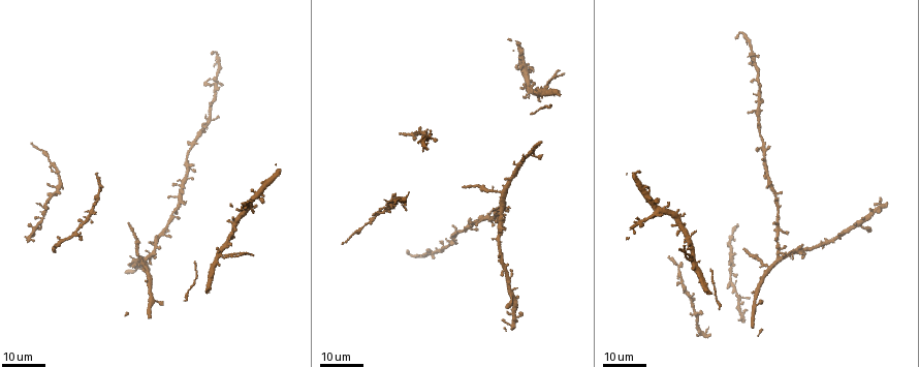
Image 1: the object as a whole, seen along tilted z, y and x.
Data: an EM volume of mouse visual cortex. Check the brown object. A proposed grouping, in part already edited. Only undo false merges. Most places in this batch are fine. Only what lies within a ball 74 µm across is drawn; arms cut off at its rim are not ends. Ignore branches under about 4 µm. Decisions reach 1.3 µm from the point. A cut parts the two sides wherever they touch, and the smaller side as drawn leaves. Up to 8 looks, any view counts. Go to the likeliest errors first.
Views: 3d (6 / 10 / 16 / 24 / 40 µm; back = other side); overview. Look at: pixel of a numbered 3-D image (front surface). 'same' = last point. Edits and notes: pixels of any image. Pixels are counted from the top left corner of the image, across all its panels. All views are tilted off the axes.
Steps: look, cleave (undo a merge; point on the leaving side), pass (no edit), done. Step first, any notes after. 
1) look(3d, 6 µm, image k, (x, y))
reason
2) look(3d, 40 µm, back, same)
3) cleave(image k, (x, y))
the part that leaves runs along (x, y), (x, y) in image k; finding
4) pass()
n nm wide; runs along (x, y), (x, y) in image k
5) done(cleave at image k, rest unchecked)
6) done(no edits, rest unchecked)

look(3d, 24 µm, image 1, (220, 256))
arms run side by side

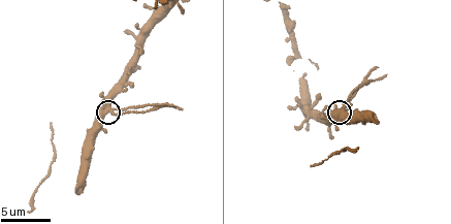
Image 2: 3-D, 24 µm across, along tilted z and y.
look(3d, 6 µm, image 2, (110, 107))

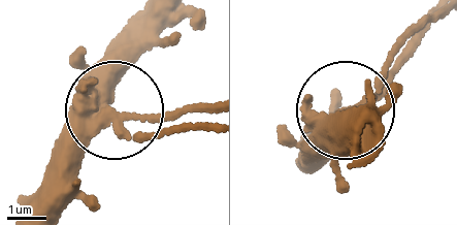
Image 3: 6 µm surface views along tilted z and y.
cleave(image 3, (149, 136))
the part that leaves runs along (106, 118), (211, 102) in image 3; a second neuron is stuck on

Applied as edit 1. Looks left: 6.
look(3d, 16 µm, image 1, (525, 67))
small branch off a trunk

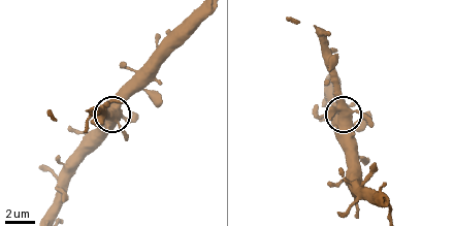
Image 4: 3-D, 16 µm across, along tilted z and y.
look(3d, 10 µm, image 4, (116, 108))

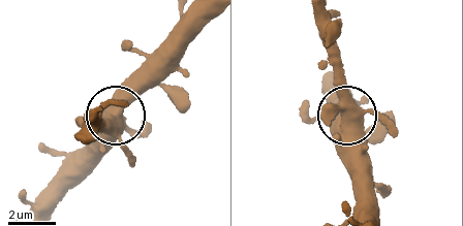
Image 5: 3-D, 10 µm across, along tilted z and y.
pass()
3 arms; one neuron here

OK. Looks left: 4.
look(3d, 24 µm, image 1, (756, 306))

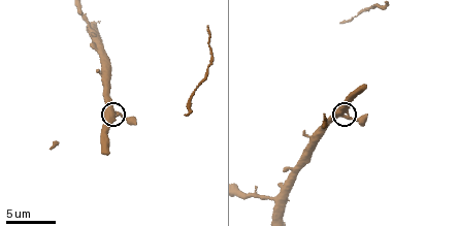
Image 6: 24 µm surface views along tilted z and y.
look(3d, 6 µm, image 6, (348, 114))
zoom in

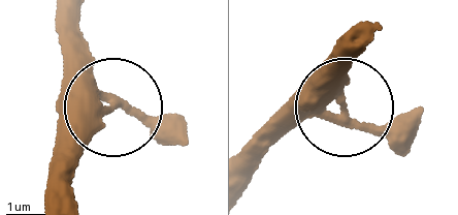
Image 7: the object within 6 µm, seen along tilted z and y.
look(3d, 6 µm, back, image 7, (345, 103))

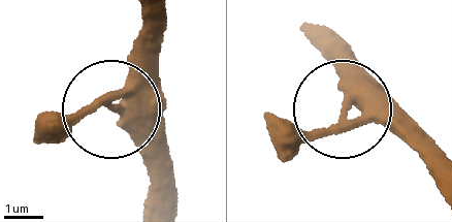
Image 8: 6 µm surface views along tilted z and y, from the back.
pass()
runs along (155, 10), (136, 80), (111, 109), (160, 153) in image 8; all the same neuron

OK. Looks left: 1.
done(cleave at image 3, rest unchecked)

